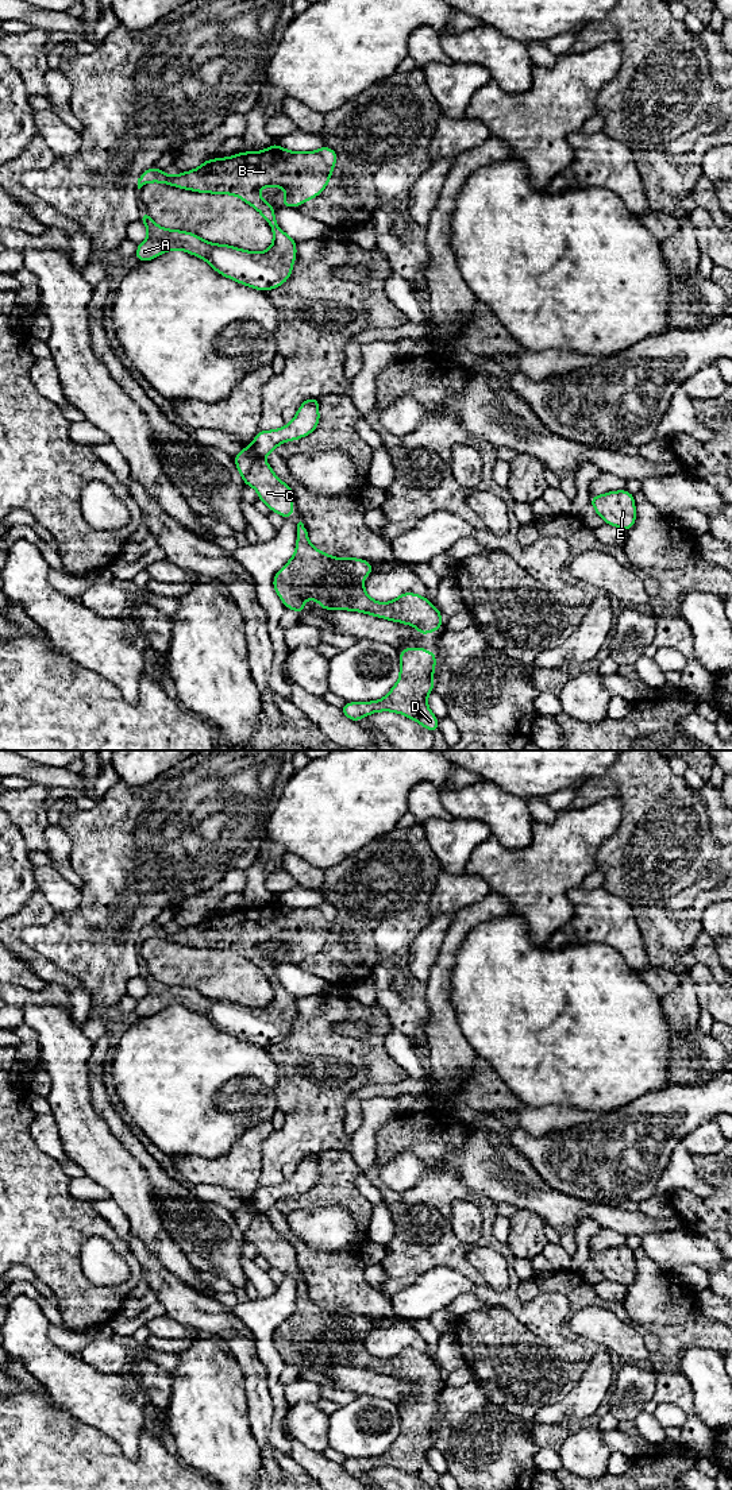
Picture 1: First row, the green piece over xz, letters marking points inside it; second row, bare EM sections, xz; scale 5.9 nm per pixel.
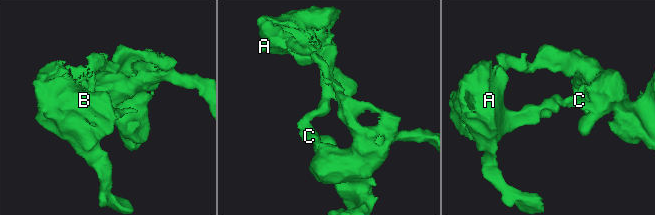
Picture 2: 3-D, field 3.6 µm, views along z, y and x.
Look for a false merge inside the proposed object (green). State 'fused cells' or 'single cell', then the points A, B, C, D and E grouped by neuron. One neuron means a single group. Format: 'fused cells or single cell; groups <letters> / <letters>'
fused cells; groups A B / C D E

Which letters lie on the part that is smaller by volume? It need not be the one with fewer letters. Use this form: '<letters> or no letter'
A, B

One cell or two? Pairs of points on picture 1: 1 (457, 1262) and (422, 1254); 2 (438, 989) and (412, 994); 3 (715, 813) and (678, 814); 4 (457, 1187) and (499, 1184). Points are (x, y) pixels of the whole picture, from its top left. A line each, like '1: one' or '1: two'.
1: one
2: two
3: two
4: two

